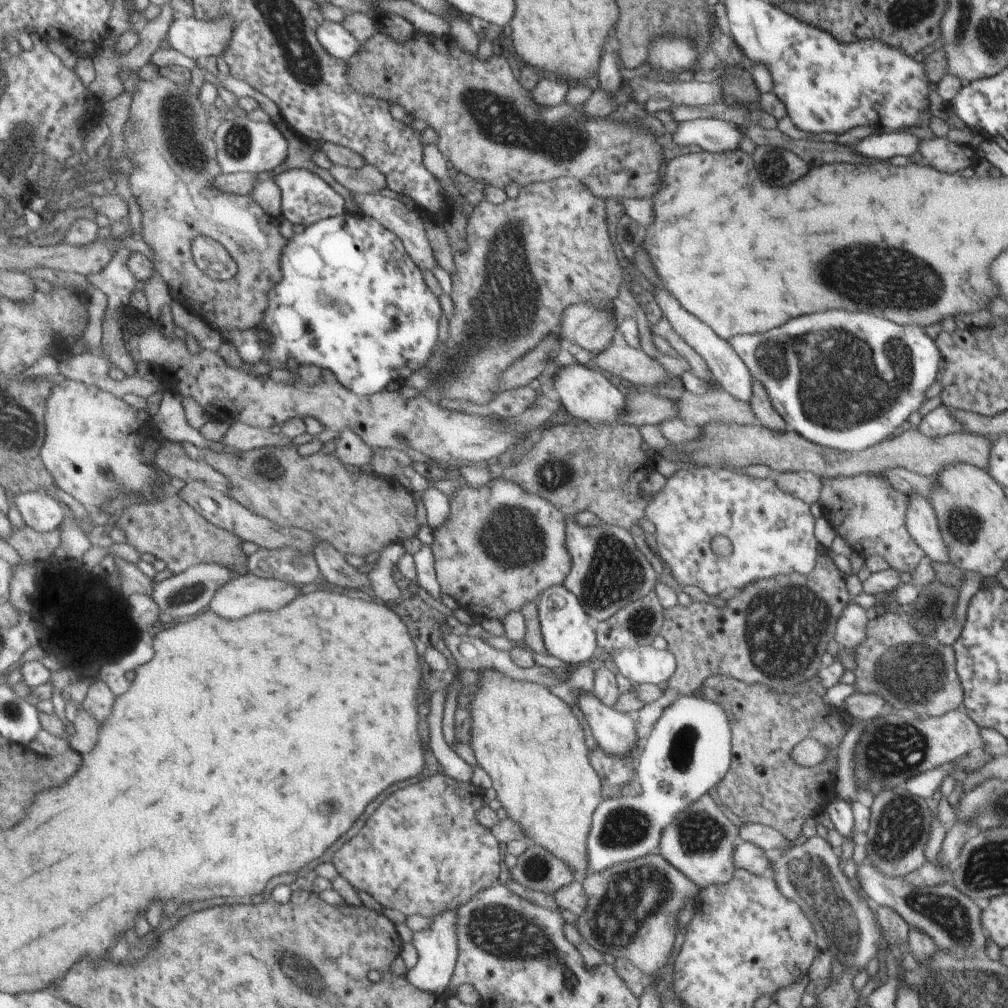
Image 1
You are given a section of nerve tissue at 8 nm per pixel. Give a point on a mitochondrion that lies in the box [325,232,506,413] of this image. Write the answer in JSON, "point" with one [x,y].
{"point":[444,371]}

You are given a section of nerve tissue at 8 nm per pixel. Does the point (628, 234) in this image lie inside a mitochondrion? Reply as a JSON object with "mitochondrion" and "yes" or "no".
{"mitochondrion":"no"}

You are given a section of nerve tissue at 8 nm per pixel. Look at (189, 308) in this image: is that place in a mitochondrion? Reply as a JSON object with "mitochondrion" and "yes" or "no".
{"mitochondrion":"no"}

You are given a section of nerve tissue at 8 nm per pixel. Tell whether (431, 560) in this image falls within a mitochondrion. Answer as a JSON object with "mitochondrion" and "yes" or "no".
{"mitochondrion":"no"}

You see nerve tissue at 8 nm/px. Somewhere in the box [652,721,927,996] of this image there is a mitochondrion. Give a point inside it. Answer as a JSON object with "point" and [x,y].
{"point":[808,876]}

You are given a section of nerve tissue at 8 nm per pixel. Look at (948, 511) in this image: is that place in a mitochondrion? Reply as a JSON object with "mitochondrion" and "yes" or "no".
{"mitochondrion":"yes"}

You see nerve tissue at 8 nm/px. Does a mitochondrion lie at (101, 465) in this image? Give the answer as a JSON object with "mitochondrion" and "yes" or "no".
{"mitochondrion":"yes"}

